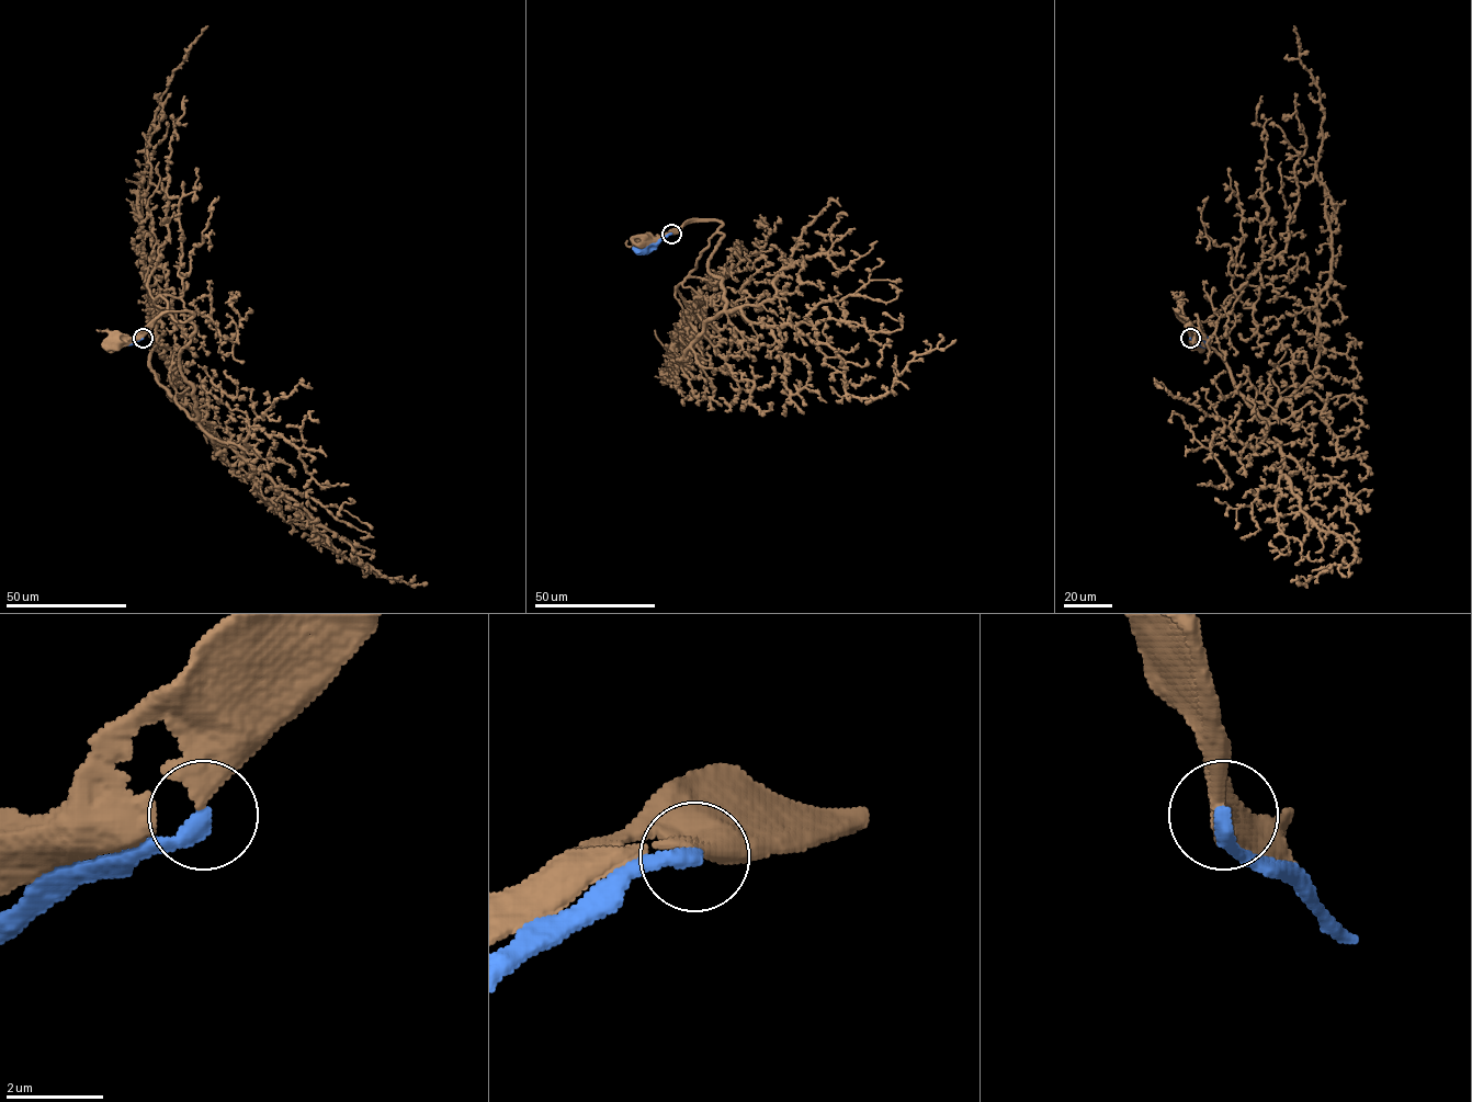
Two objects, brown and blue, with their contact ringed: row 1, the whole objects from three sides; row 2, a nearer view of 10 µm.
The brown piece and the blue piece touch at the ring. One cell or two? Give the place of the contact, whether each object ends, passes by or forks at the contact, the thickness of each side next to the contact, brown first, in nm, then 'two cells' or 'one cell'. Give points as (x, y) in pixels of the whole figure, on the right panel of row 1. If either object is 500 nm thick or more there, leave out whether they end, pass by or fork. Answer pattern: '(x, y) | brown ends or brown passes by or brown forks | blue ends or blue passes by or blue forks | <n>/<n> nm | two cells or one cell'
(1190, 338) | brown ends | blue ends | 400/380 nm | two cells

